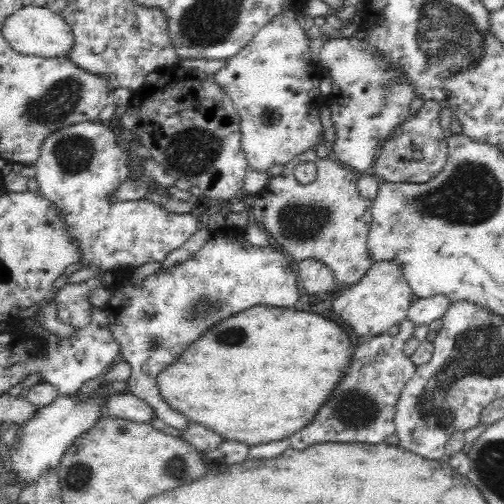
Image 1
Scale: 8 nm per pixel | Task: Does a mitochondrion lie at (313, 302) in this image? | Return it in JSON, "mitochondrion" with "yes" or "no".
{"mitochondrion":"no"}

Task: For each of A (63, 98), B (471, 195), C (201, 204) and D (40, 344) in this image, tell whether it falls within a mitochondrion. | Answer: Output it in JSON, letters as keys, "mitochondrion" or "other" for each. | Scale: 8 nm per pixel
{"A":"mitochondrion","B":"mitochondrion","C":"other","D":"other"}

